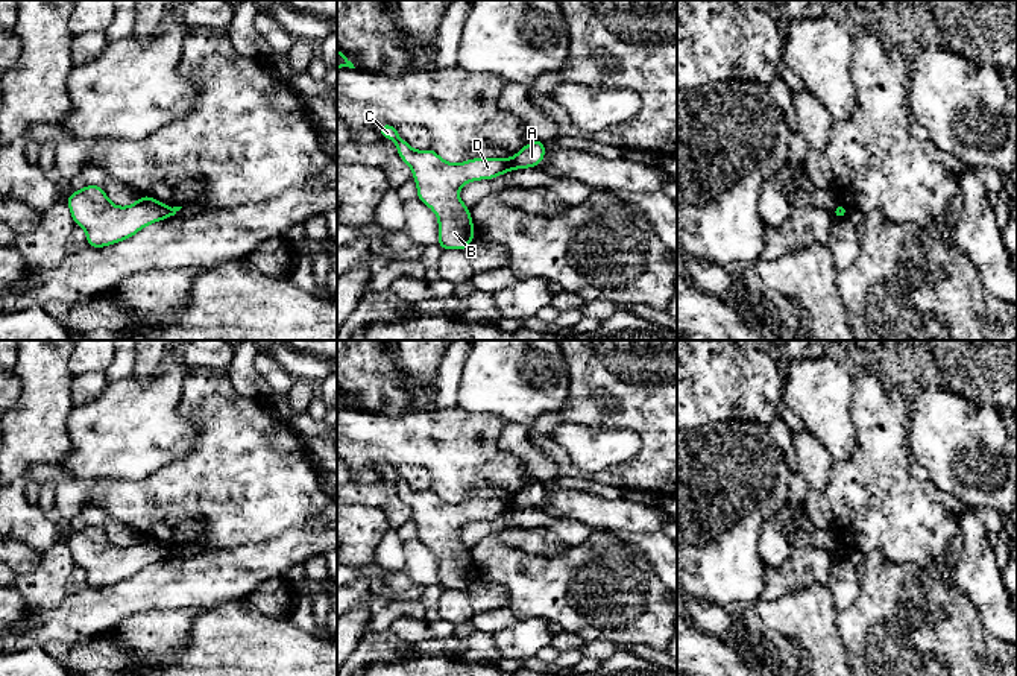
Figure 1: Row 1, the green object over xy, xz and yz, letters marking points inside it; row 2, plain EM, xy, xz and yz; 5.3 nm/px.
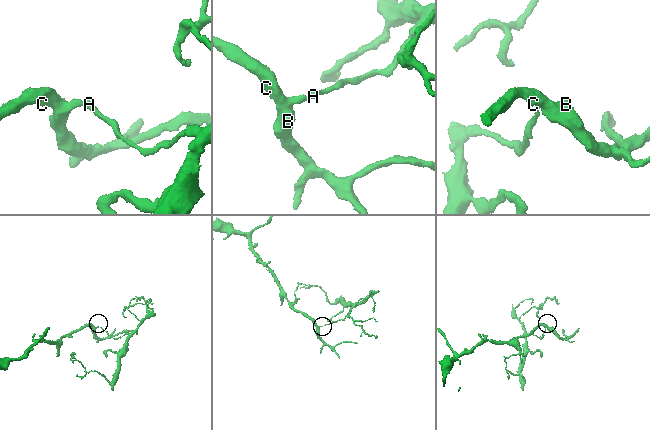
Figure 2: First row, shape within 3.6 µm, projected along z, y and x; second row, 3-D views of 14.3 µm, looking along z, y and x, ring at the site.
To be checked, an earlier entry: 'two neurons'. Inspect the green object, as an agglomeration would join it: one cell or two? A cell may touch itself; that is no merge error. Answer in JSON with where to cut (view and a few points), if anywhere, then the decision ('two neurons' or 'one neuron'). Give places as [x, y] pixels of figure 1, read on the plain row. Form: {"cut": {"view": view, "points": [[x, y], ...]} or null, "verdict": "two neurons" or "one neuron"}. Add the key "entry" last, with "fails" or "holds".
{"cut": {"view": "xz", "points": [[509, 500], [510, 509]]}, "verdict": "two neurons", "entry": "holds"}

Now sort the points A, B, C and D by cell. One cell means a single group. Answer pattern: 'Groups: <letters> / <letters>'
Groups: A / B C D

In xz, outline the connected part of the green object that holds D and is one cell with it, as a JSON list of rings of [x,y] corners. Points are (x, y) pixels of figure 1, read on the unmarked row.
[[[379,465],[381,477],[396,483],[401,500],[413,510],[417,539],[428,545],[439,559],[439,586],[466,591],[474,580],[469,547],[460,538],[460,529],[471,521],[492,520],[510,510],[507,498],[472,498],[460,504],[442,500],[431,488],[414,491],[398,475],[398,468]]]

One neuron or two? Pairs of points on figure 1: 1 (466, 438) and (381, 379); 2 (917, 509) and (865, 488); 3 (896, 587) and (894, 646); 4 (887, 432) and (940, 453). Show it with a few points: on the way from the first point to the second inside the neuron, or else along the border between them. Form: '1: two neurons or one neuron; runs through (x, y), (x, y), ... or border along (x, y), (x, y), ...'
1: two neurons; border along (428, 404), (401, 415), (387, 415)
2: one neuron; runs through (905, 509), (887, 509), (878, 500)
3: one neuron; runs through (896, 602), (896, 631)
4: two neurons; border along (908, 403), (909, 454), (913, 458)

